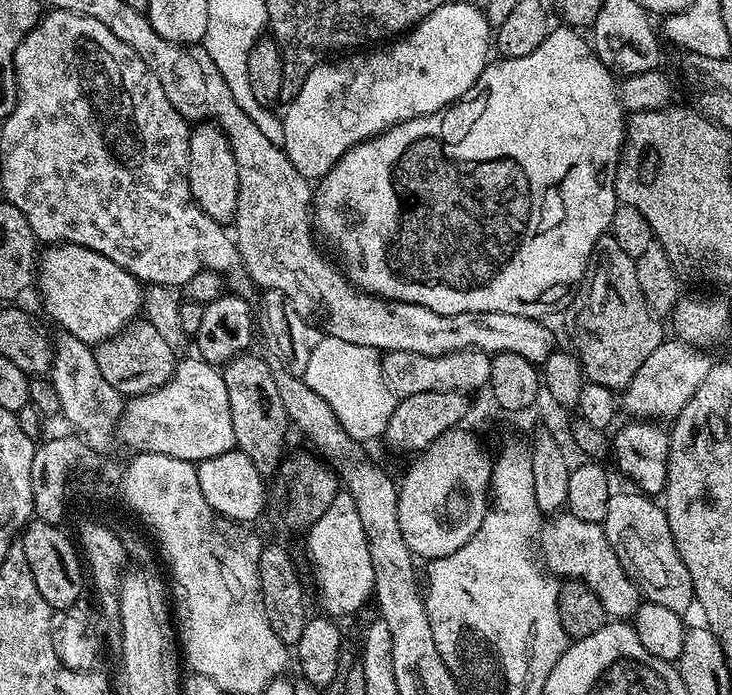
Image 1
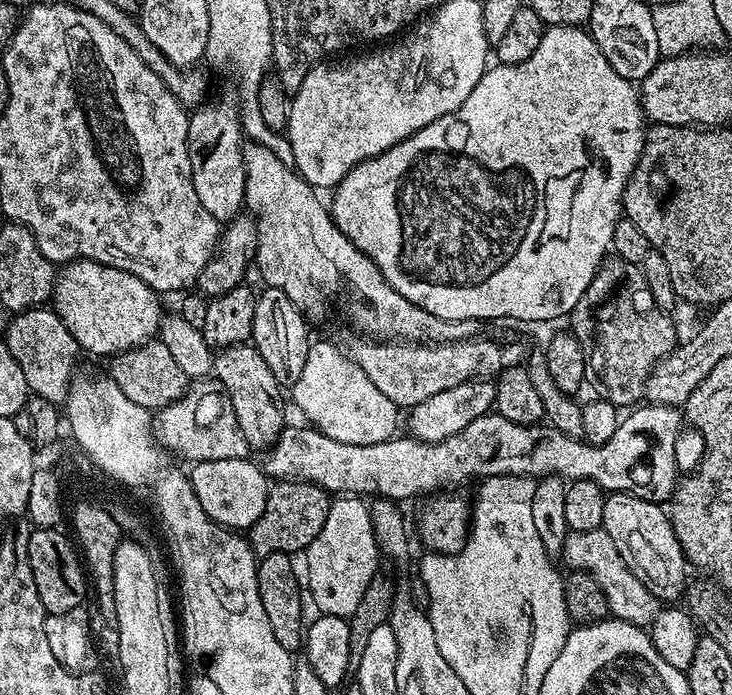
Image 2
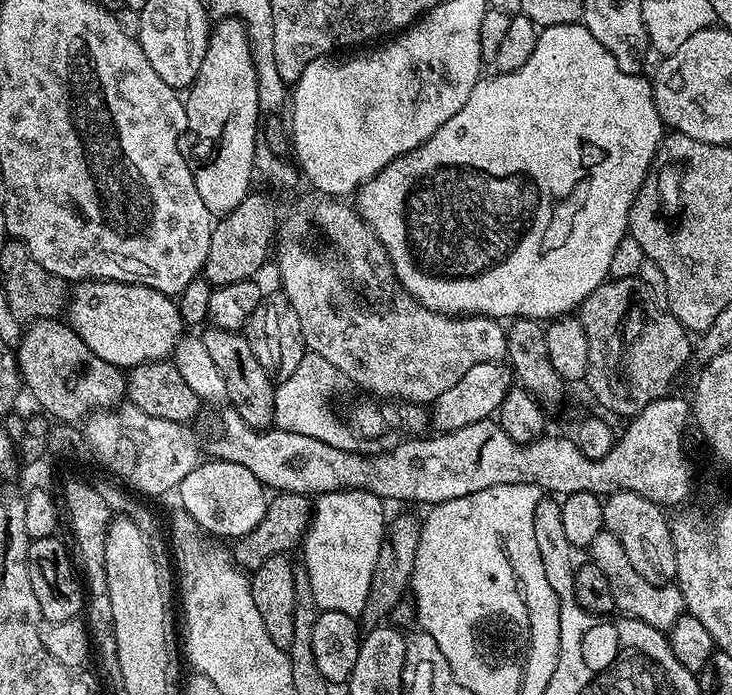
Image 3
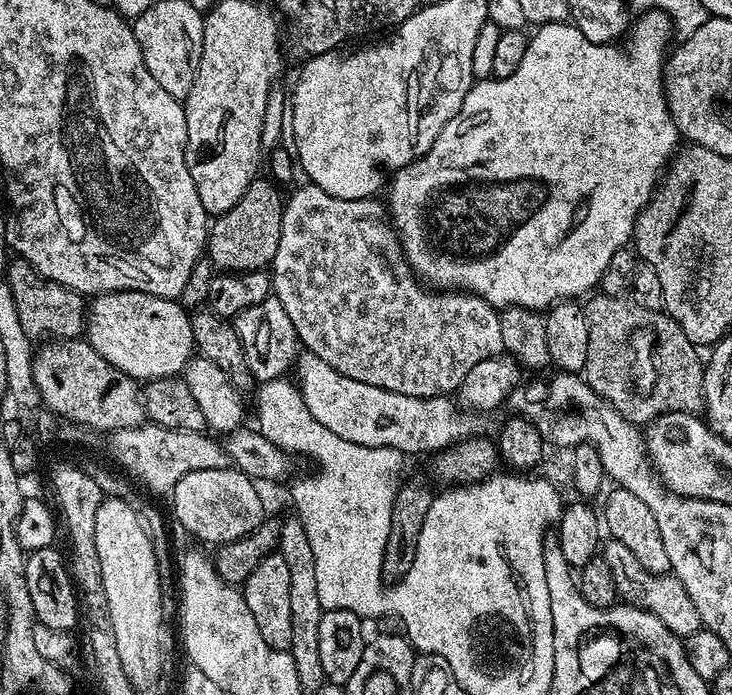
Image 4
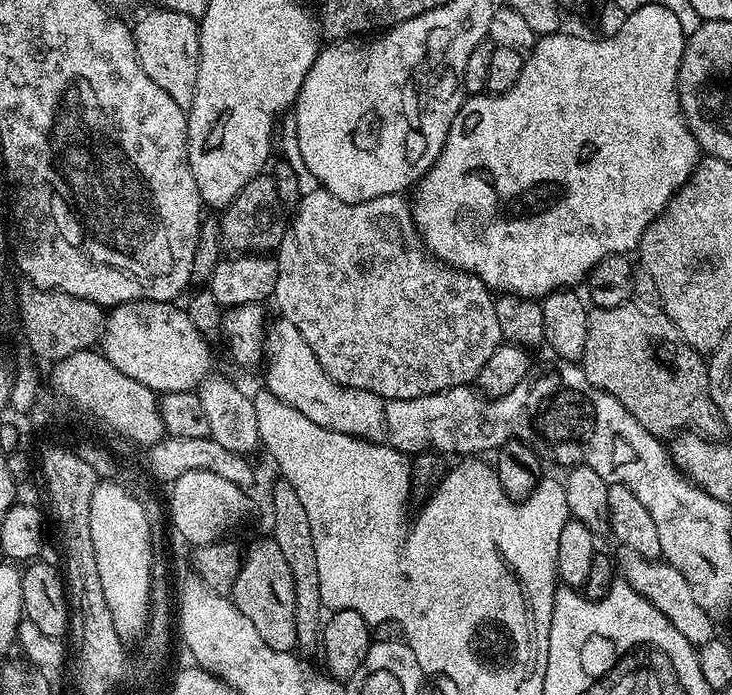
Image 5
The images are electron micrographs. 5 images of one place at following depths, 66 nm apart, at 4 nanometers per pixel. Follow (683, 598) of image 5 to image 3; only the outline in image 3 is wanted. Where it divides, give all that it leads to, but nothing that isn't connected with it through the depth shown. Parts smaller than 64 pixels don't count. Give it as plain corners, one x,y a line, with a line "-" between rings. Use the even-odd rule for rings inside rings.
607,530
598,534
594,538
590,549
591,563
596,564
610,578
610,590
614,590
616,599
616,612
622,616
628,616
631,620
641,620
646,622
646,626
654,626
662,633
667,633
673,629
680,616
686,612
684,599
679,587
675,583
655,584
646,582
634,566
630,566
630,558
626,558
626,550
622,550
622,542
614,538
614,534

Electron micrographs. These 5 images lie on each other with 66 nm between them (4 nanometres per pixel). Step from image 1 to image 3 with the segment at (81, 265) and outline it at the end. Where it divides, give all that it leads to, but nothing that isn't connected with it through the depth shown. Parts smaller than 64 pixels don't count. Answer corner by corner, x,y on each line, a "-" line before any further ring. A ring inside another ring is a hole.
117,280
79,281
71,289
66,320
98,358
121,370
171,357
186,328
173,297
150,286

